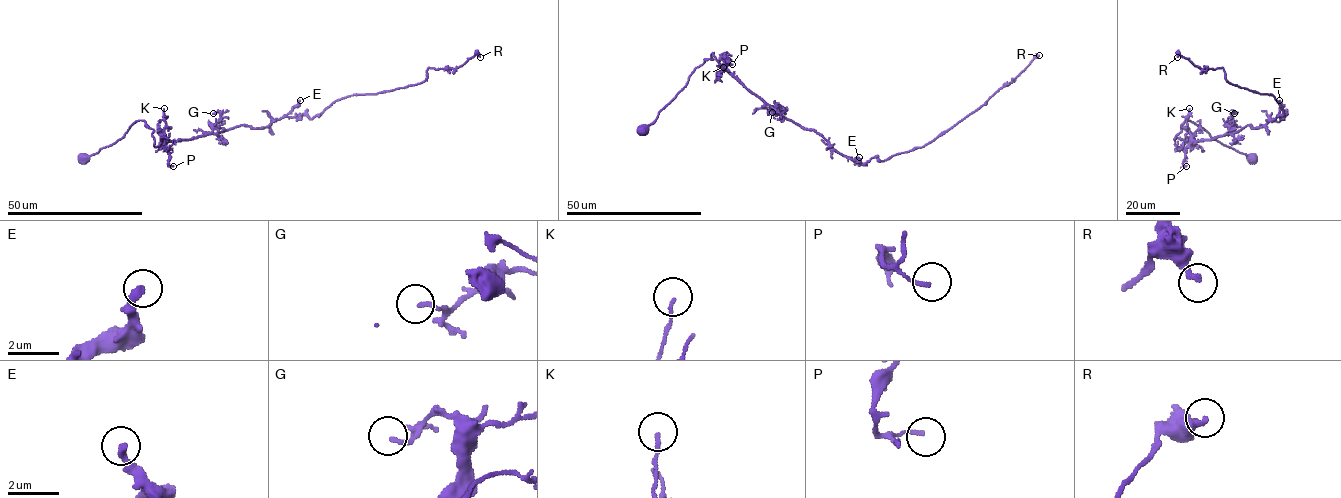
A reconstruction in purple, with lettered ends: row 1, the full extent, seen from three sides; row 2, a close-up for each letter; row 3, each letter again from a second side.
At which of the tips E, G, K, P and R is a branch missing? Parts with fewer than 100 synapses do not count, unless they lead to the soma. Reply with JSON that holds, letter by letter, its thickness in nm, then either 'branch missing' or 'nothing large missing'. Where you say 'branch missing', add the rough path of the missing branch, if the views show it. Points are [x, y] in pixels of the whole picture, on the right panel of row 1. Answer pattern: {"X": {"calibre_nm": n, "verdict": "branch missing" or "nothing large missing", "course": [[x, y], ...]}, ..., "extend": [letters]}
{"E": {"calibre_nm": 280, "verdict": "nothing large missing"}, "G": {"calibre_nm": 160, "verdict": "nothing large missing"}, "K": {"calibre_nm": 110, "verdict": "nothing large missing"}, "P": {"calibre_nm": 130, "verdict": "nothing large missing"}, "R": {"calibre_nm": 220, "verdict": "nothing large missing"}, "extend": []}

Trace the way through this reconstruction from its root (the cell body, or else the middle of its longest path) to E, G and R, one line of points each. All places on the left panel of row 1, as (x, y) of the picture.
E: (84, 158), (140, 120), (153, 130), (157, 146), (240, 125), (264, 128), (300, 100)
G: (84, 158), (140, 120), (153, 130), (155, 146), (206, 136), (220, 118), (213, 113)
R: (84, 158), (140, 120), (155, 146), (264, 128), (480, 57)

